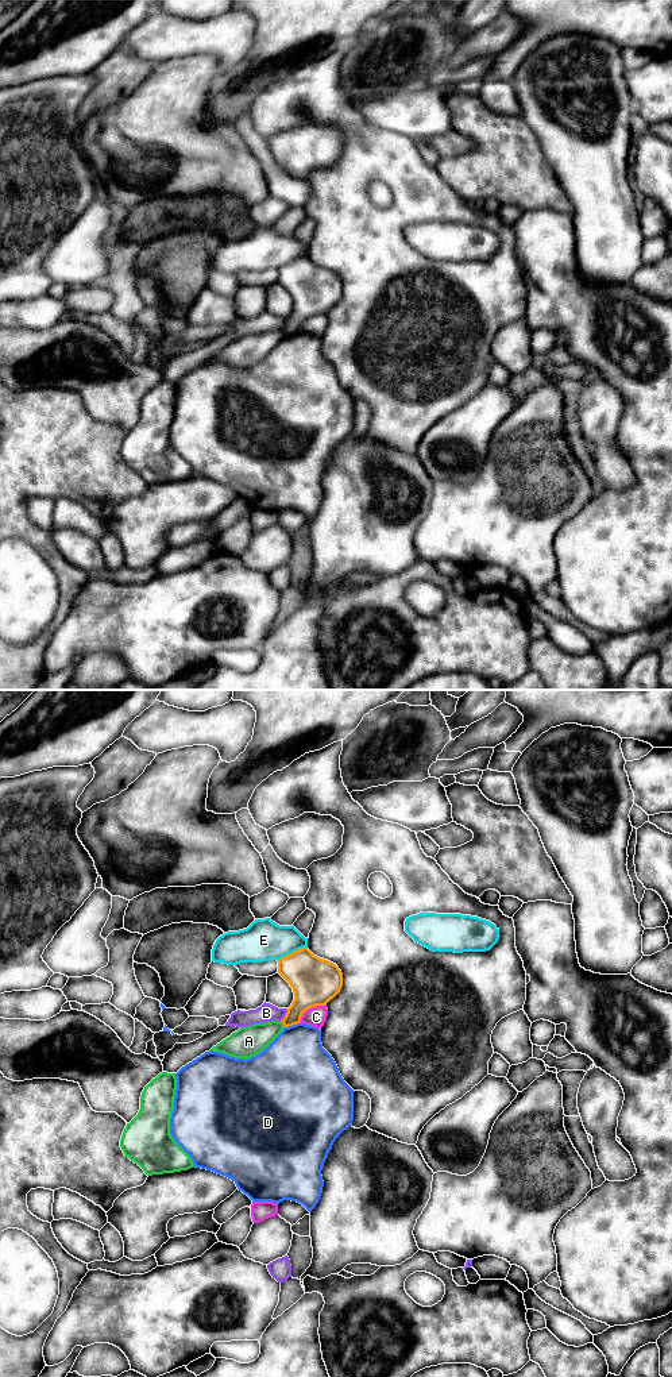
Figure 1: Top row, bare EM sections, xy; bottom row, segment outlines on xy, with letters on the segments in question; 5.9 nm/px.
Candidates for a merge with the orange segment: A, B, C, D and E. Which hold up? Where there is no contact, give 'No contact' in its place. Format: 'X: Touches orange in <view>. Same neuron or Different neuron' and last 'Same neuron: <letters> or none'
A: Touches orange in xy. Different neuron
B: Touches orange in xy. Different neuron
C: Touches orange in xy. Different neuron
D: Touches orange in xy. Different neuron
E: Touches orange in xy. Different neuron
Same neuron: none

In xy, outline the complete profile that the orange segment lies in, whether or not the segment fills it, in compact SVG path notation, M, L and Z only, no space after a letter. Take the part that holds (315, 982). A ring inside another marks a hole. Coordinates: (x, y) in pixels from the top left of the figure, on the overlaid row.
M308 948L279 958L278 973L294 992L294 1000L281 1021L285 1027L301 1023L306 1010L327 1006L343 987L343 973L339 967L314 956Z

